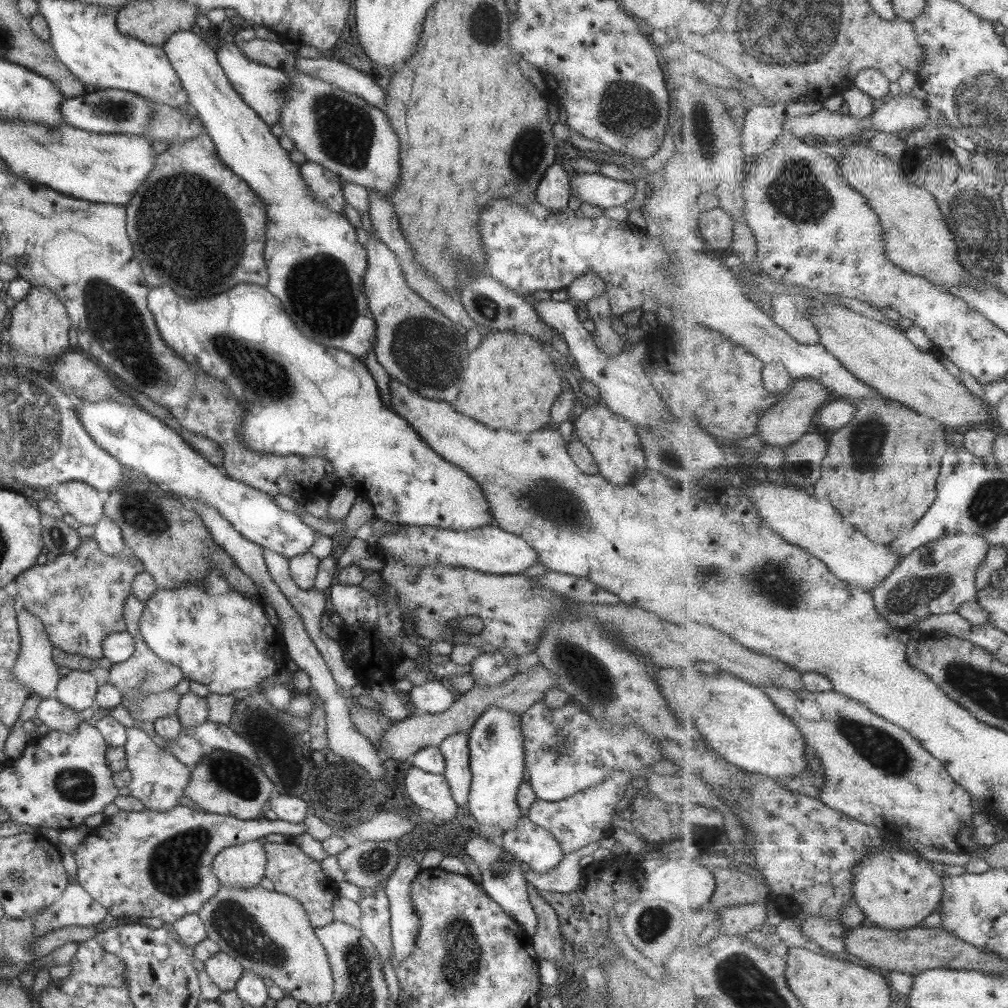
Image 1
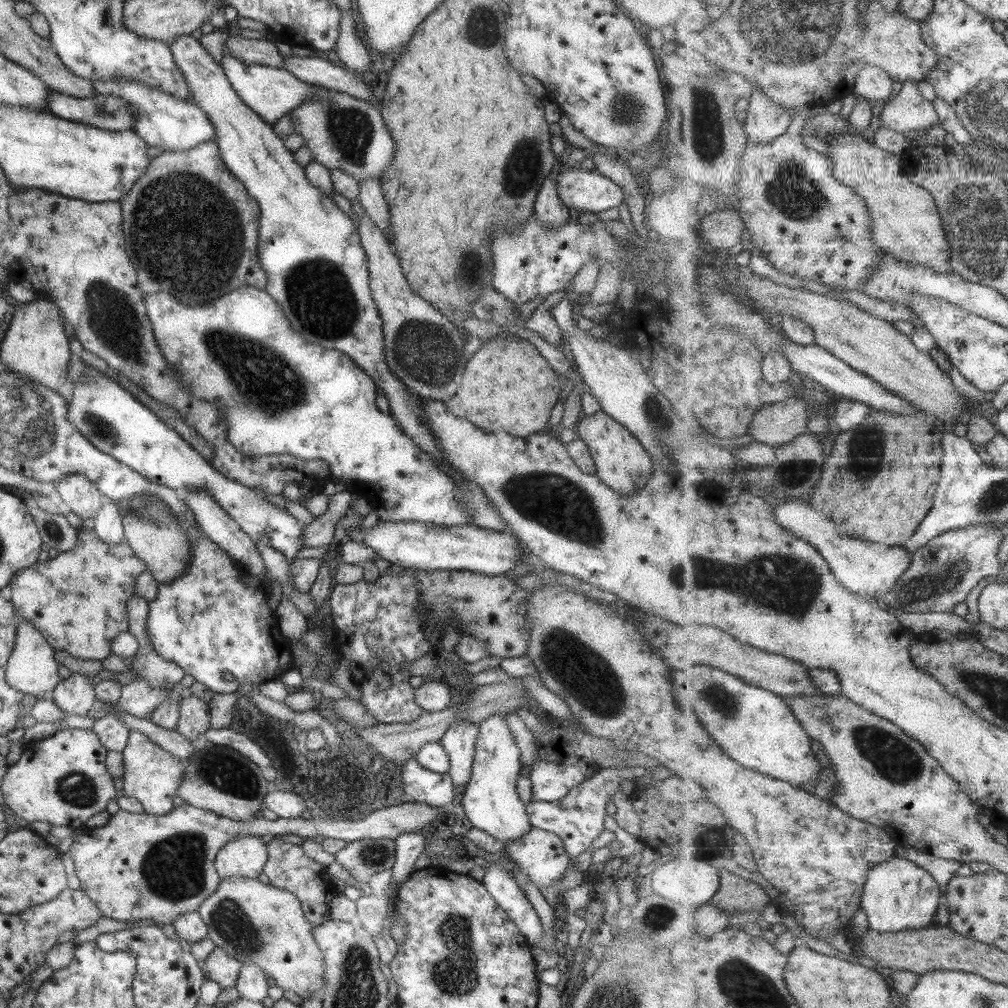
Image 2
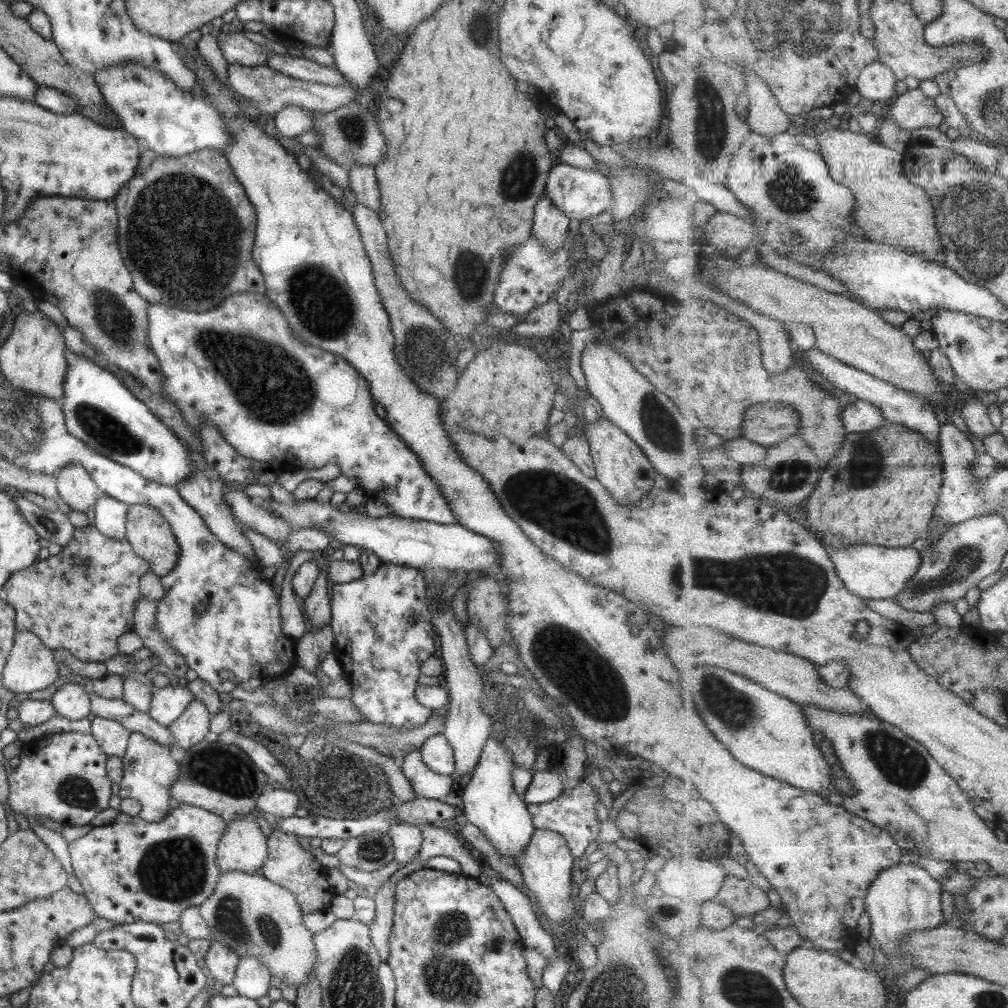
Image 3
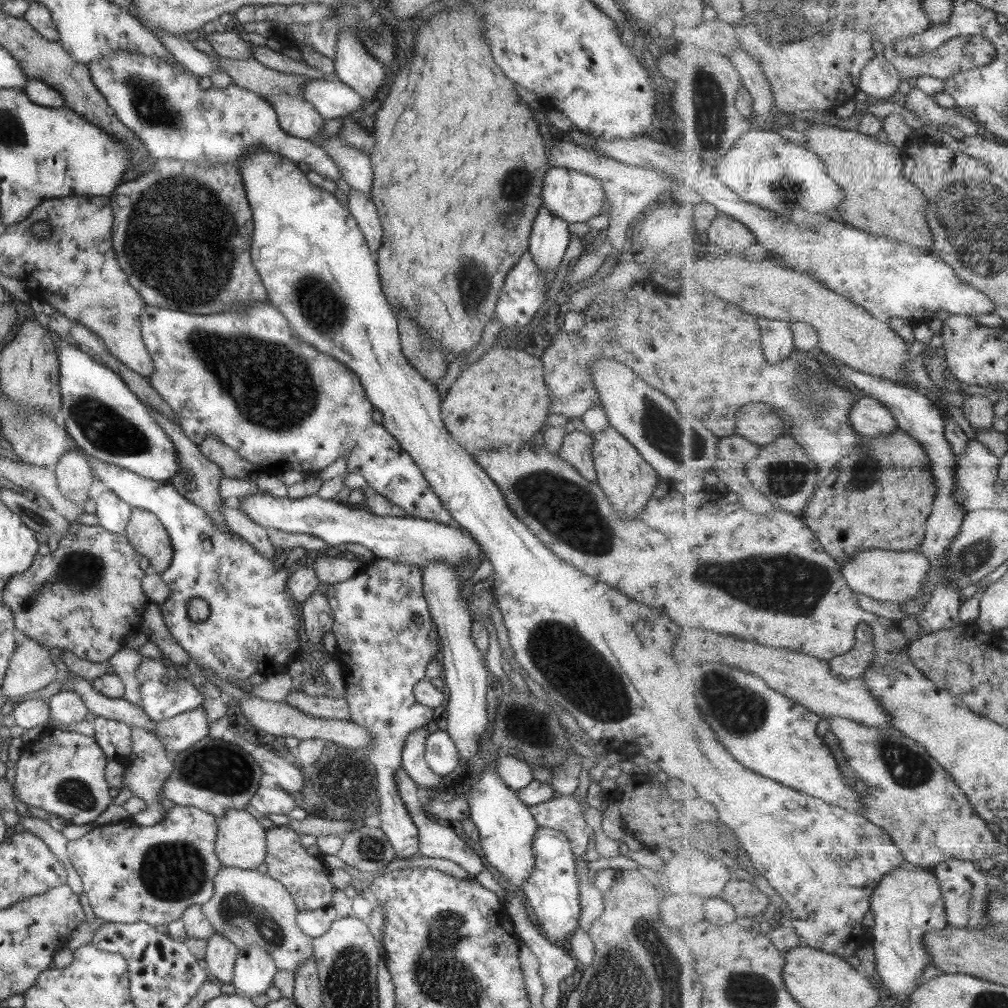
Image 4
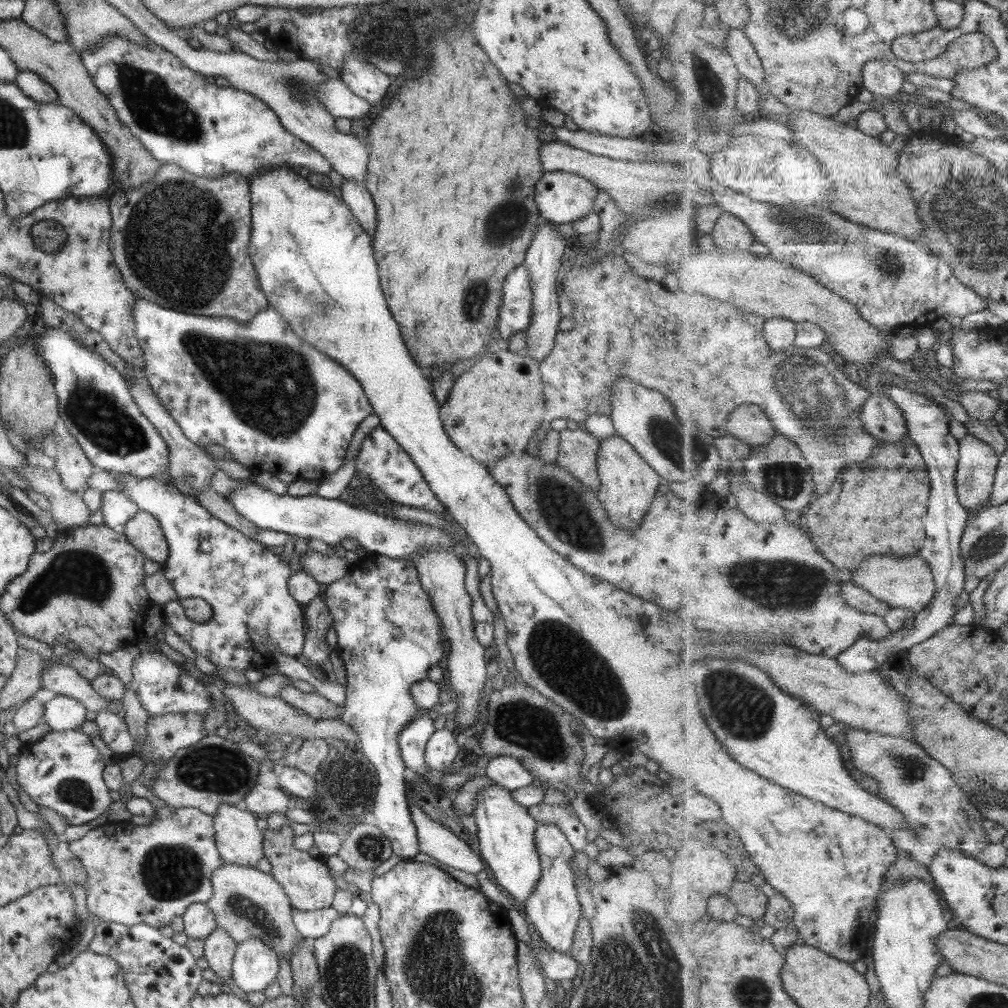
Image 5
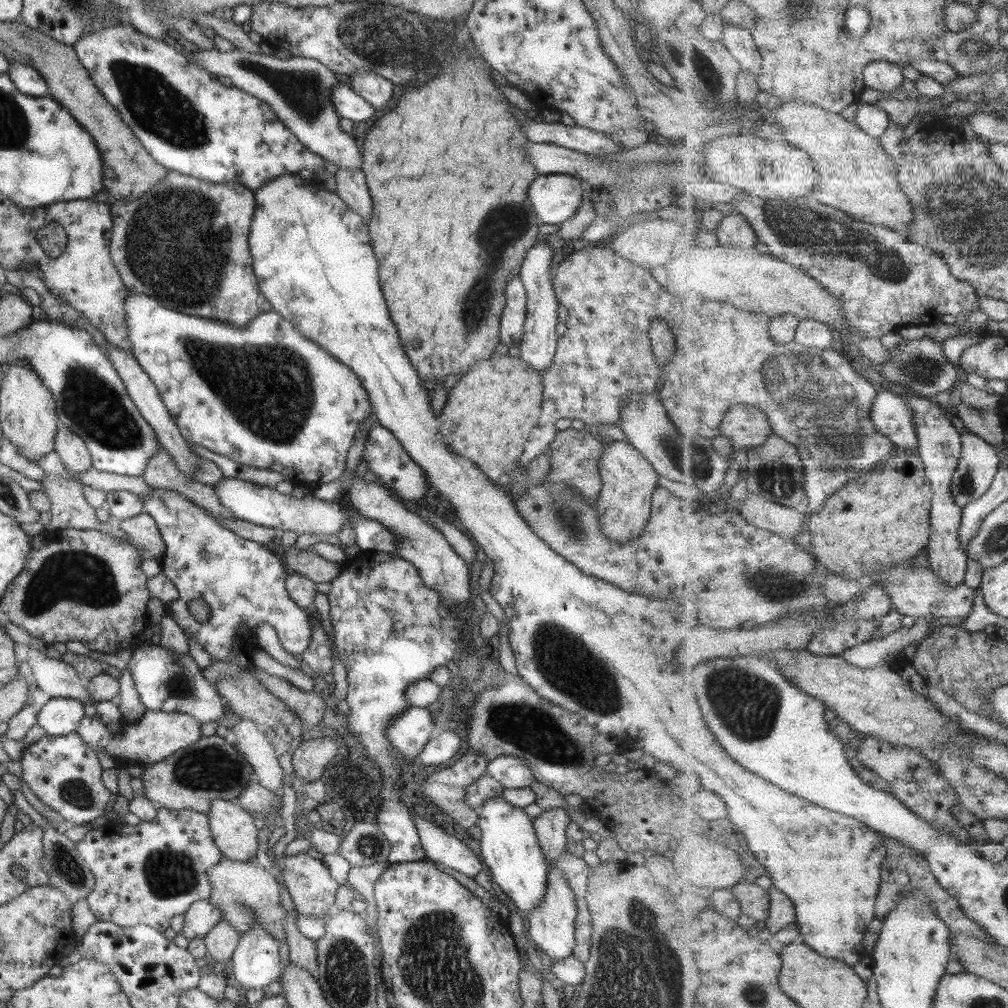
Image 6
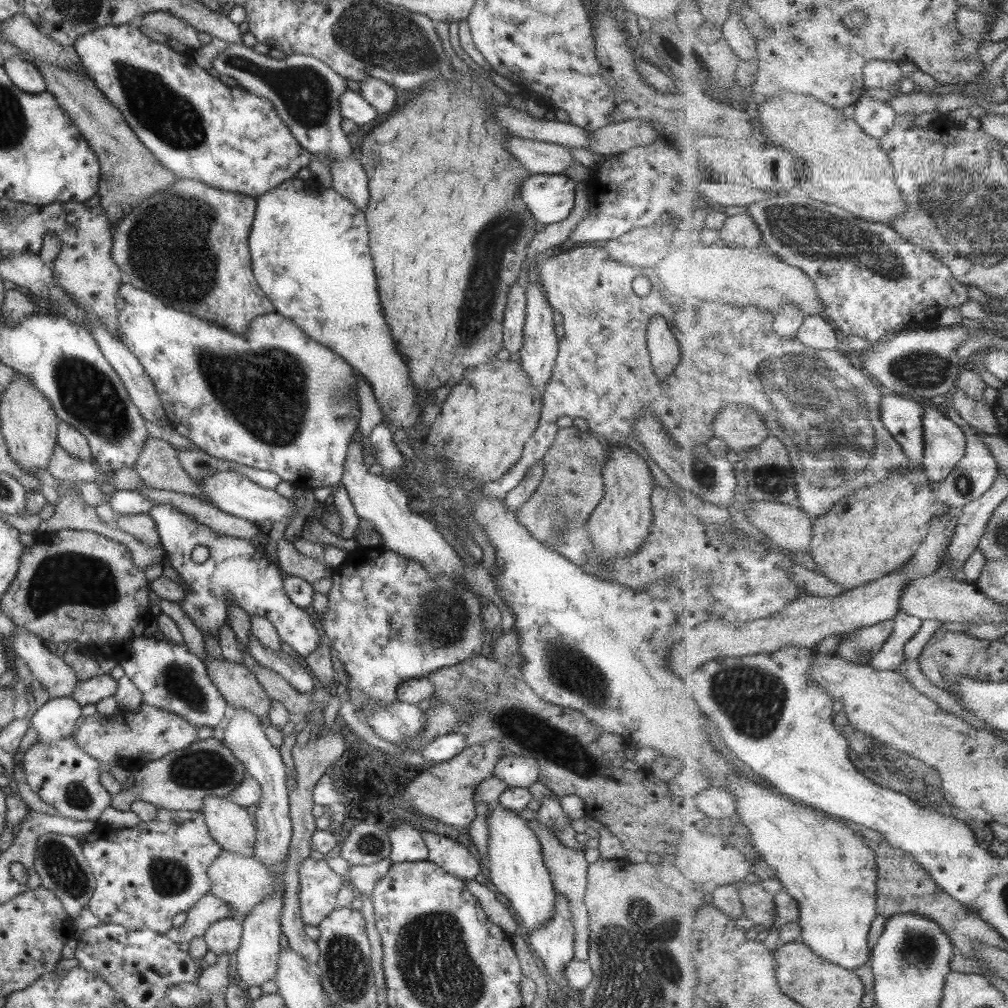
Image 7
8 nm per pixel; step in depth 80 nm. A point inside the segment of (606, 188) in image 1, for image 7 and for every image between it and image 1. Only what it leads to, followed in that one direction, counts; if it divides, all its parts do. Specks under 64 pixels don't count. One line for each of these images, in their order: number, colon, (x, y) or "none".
2: (586, 190)
3: (578, 193)
4: (573, 196)
5: (561, 197)
6: (554, 197)
7: (549, 198)

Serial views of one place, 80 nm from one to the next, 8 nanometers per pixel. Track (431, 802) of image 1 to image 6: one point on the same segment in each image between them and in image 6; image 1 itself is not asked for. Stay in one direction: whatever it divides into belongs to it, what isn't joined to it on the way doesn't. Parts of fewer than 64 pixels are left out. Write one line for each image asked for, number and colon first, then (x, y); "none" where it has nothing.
2: (419, 785)
3: (426, 784)
4: (412, 756)
5: (412, 740)
6: (408, 734)

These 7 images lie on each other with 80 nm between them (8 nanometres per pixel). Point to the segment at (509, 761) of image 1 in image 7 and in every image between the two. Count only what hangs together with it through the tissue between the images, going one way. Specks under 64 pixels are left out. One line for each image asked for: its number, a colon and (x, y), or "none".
2: (490, 803)
3: (489, 803)
4: (506, 828)
5: (505, 831)
6: (508, 845)
7: (516, 869)

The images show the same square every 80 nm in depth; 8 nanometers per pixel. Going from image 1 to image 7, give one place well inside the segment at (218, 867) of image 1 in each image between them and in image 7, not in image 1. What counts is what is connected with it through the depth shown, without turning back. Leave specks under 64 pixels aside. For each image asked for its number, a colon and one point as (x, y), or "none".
2: (244, 857)
3: (242, 847)
4: (240, 841)
5: (237, 840)
6: (233, 830)
7: (230, 826)

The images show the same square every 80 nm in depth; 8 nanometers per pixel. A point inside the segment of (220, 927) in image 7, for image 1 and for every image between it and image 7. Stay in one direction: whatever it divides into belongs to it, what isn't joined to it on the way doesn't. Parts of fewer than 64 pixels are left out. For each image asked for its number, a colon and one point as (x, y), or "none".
1: (224, 971)
2: (219, 967)
3: (220, 962)
4: (220, 954)
5: (219, 947)
6: (220, 941)

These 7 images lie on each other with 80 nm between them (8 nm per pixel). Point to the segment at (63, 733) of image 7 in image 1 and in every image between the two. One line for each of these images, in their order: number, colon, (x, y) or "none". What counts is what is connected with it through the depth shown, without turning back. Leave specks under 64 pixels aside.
1: (76, 690)
2: (74, 695)
3: (70, 701)
4: (65, 707)
5: (61, 713)
6: (57, 716)

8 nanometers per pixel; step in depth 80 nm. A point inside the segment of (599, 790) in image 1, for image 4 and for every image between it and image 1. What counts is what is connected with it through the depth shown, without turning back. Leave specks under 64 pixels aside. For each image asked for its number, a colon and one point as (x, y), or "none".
2: (577, 819)
3: (572, 815)
4: (564, 814)

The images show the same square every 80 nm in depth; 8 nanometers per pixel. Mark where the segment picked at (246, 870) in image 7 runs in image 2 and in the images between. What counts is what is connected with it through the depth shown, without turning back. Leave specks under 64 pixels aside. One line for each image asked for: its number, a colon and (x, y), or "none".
2: (258, 924)
3: (249, 915)
4: (248, 908)
5: (245, 903)
6: (244, 894)

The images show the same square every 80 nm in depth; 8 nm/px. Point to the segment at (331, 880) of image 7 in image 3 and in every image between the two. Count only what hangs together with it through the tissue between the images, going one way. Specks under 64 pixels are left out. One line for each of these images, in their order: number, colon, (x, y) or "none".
3: (289, 866)
4: (305, 877)
5: (306, 881)
6: (312, 890)

